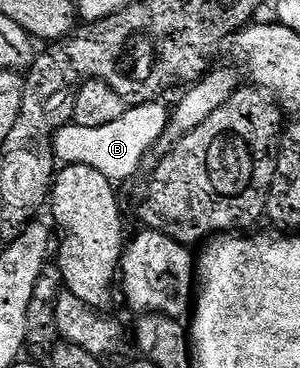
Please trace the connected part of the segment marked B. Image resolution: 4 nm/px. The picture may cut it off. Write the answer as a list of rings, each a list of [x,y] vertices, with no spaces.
[[[160,103],[124,108],[121,119],[105,123],[105,127],[81,127],[68,123],[55,133],[54,151],[56,162],[63,165],[84,165],[101,171],[105,179],[113,183],[127,181],[143,165],[147,152],[169,129],[169,109]]]

